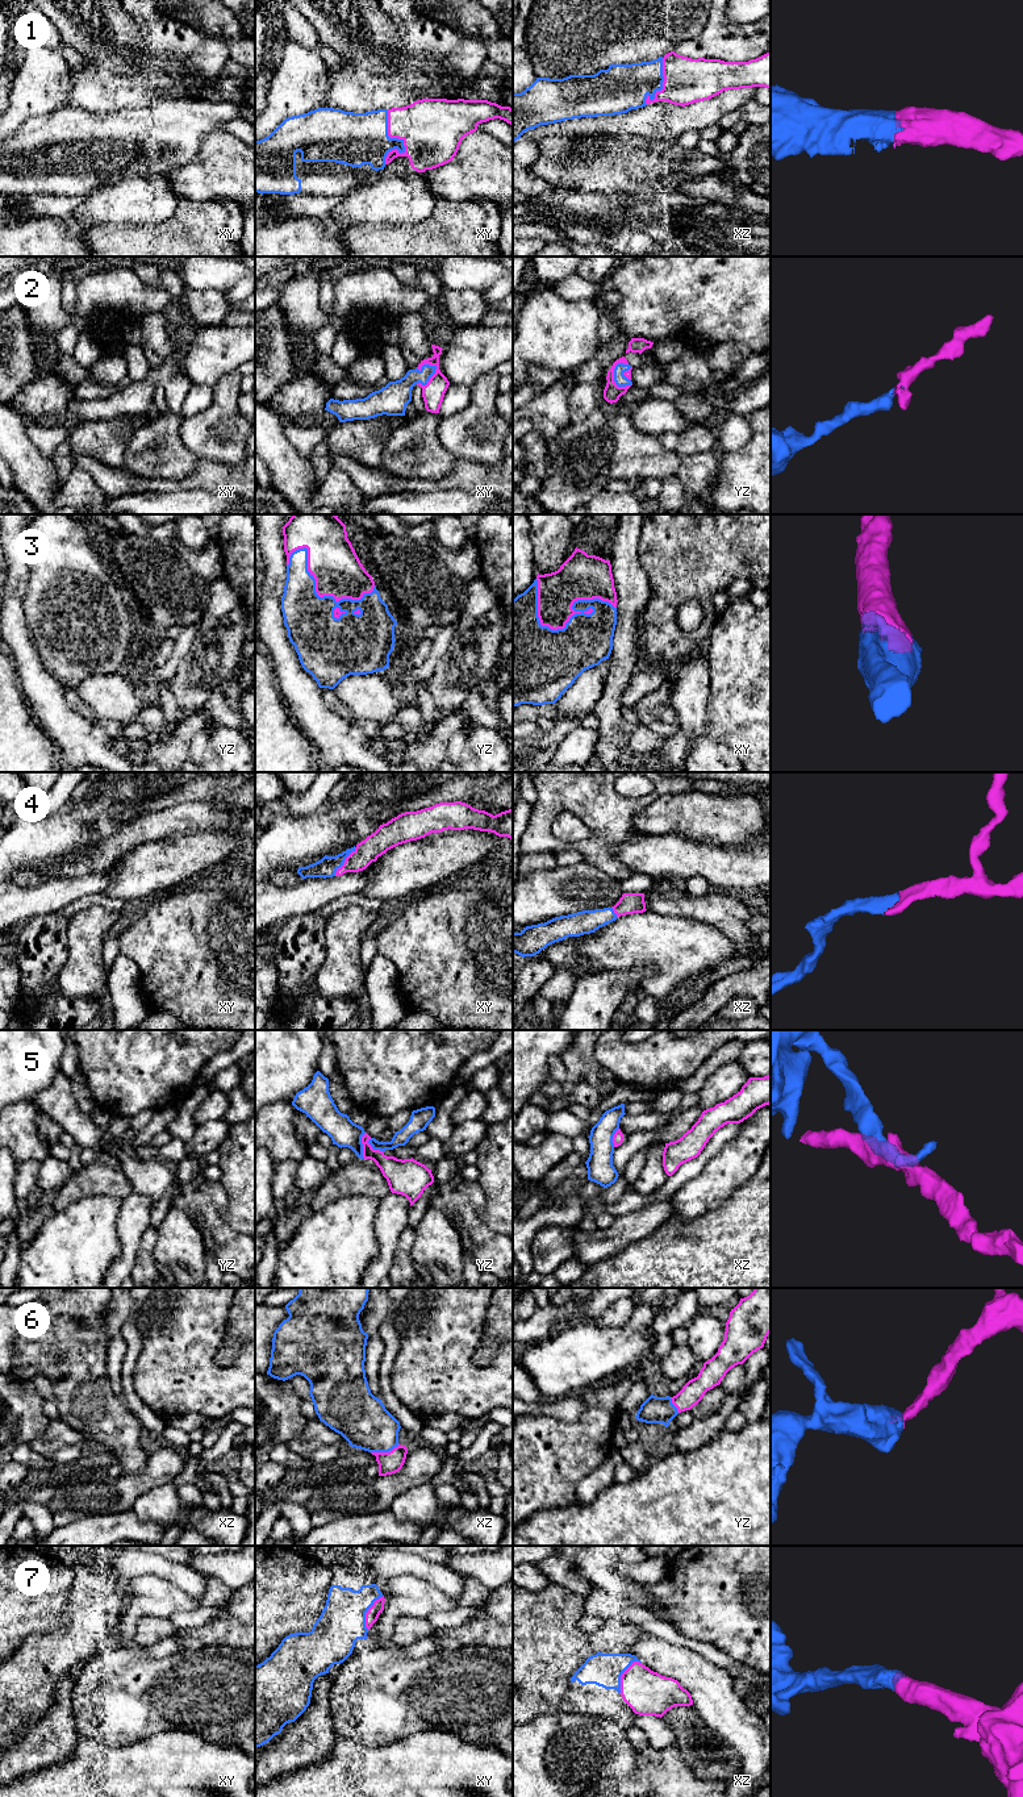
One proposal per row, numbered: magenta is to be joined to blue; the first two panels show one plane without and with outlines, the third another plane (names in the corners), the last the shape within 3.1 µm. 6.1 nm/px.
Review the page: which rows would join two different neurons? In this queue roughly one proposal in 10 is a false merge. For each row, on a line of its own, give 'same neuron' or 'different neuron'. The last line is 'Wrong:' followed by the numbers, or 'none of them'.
1: same neuron
2: same neuron
3: same neuron
4: same neuron
5: different neuron
6: same neuron
7: same neuron
Wrong: 5

